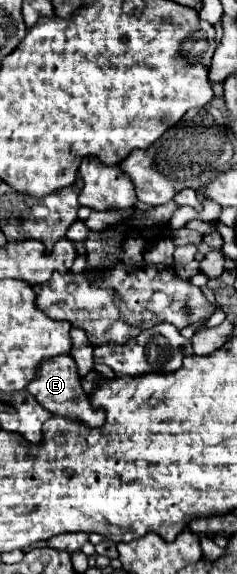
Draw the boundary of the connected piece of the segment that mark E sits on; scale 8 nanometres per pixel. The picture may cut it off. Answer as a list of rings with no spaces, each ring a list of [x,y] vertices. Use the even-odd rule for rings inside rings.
[[[57,355],[51,359],[43,359],[37,365],[33,381],[27,385],[27,391],[35,395],[35,399],[53,415],[61,415],[65,419],[77,419],[89,427],[101,427],[101,423],[105,423],[105,413],[101,409],[93,409],[89,397],[85,395],[81,387],[81,377],[77,375],[77,367],[71,355]]]

